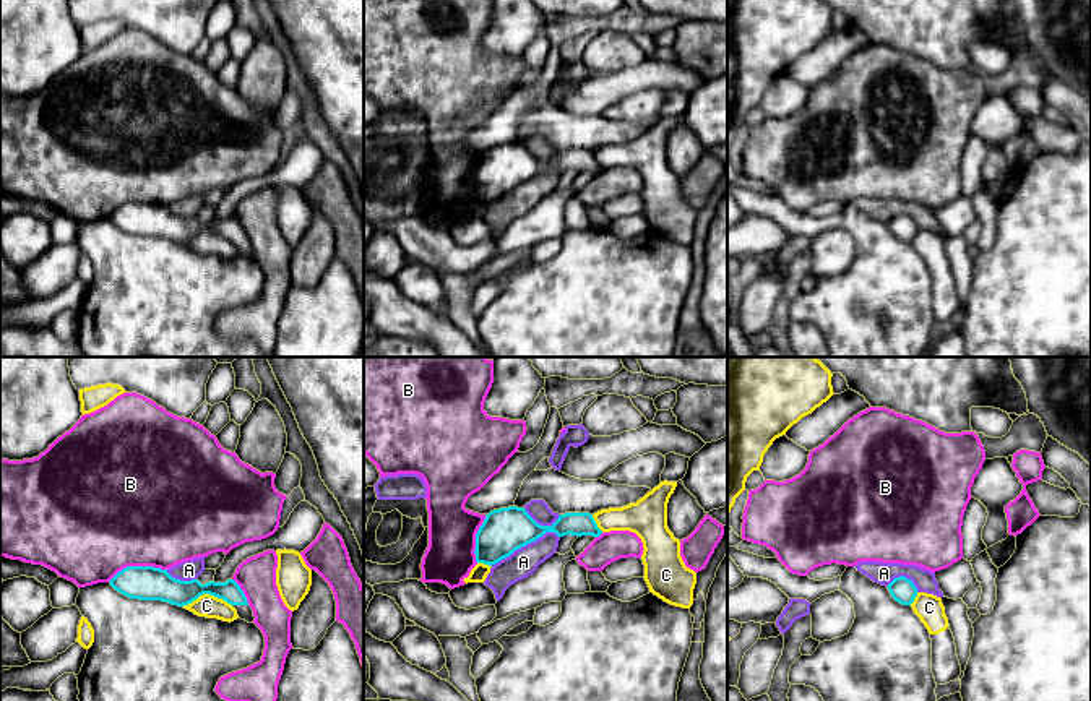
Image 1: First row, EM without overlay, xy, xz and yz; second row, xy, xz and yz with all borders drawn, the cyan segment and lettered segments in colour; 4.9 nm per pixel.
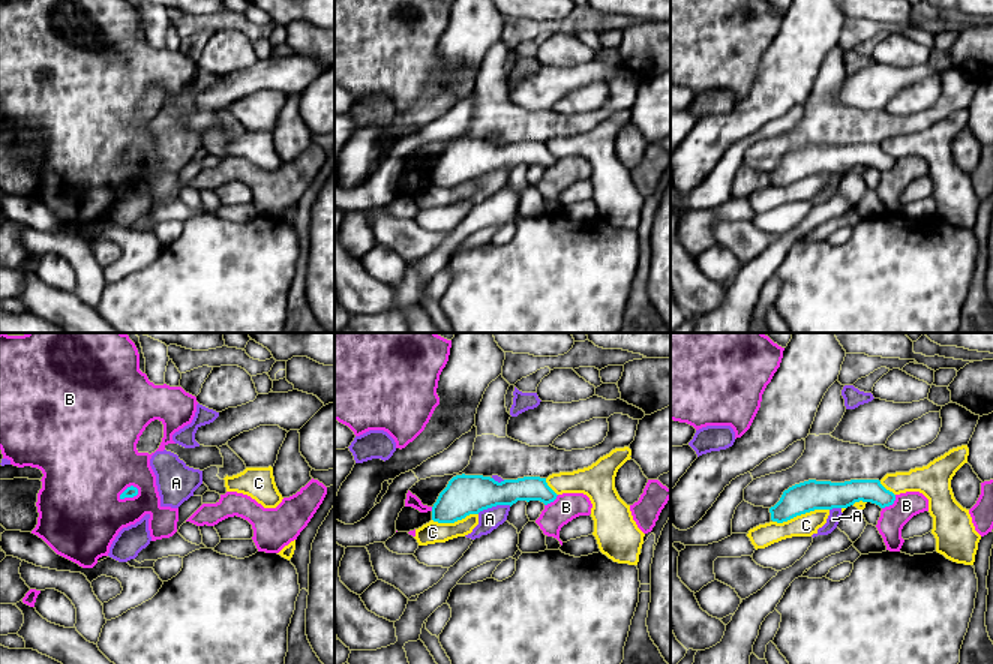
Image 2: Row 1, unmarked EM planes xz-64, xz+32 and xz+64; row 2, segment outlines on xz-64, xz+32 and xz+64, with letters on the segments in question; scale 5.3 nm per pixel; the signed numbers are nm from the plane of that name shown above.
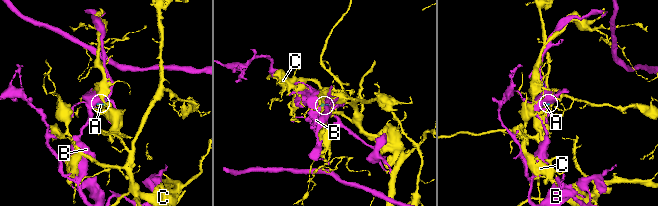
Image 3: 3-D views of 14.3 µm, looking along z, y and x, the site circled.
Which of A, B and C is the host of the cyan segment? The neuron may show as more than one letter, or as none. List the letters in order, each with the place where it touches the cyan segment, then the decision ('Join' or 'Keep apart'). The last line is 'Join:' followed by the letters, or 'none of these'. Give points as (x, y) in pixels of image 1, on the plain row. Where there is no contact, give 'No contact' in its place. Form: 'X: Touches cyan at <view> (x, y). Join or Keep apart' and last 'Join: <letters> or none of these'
A: Touches cyan at xz (525, 180). Keep apart
B: Touches cyan at xy (137, 203). Keep apart
C: Touches cyan at xy (206, 229). Keep apart
Join: none of these

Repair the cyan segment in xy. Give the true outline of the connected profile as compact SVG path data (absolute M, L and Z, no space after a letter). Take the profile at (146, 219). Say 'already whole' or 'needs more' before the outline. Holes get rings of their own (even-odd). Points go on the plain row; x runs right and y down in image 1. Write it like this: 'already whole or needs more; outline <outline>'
needs more; outline M127 203L109 219L115 227L130 235L162 237L179 243L192 240L203 230L209 230L231 240L240 256L248 260L255 256L244 227L234 216L201 221L198 216L175 216L167 206L154 203Z

